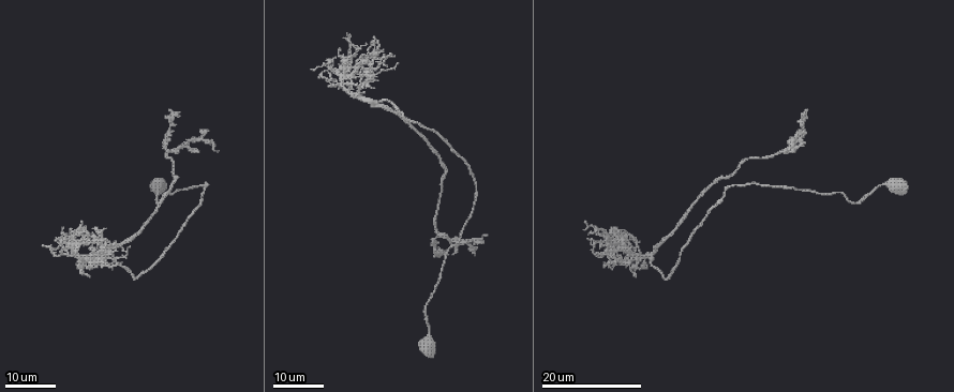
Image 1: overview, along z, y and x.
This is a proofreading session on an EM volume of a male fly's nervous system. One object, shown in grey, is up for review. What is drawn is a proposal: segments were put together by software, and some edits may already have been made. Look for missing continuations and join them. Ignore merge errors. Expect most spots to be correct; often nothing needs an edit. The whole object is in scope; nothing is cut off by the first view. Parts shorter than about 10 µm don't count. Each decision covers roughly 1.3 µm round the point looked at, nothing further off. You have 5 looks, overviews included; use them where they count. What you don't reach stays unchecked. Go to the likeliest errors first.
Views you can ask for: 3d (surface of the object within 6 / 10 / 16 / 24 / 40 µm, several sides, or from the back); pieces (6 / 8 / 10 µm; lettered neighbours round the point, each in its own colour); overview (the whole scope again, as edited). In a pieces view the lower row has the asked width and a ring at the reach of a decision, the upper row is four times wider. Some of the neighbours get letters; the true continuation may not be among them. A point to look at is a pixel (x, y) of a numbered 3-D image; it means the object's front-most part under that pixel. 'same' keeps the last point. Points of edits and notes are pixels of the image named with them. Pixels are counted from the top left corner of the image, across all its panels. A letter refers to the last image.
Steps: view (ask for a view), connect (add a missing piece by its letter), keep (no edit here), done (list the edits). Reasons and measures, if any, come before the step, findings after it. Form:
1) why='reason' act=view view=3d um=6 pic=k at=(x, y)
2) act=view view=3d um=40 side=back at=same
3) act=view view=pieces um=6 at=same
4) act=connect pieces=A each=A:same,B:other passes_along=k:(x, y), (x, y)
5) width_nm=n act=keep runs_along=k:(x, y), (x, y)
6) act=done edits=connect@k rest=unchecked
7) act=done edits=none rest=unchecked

why='long arm stops here' act=view view=3d um=24 pic=1 at=(485, 237)

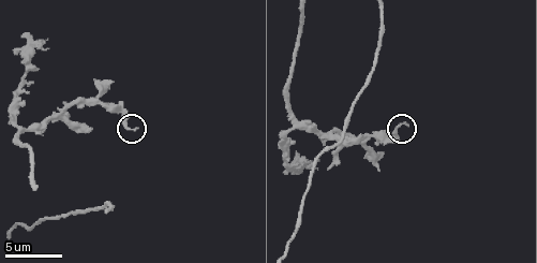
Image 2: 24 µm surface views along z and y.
act=view view=3d um=6 pic=2 at=(135, 127)

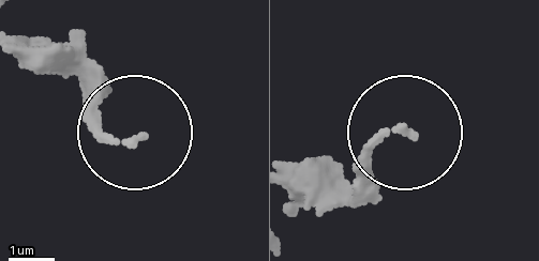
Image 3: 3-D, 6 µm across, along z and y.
why='see the neighbours' act=view view=pieces um=10 pic=3 at=(405, 130)

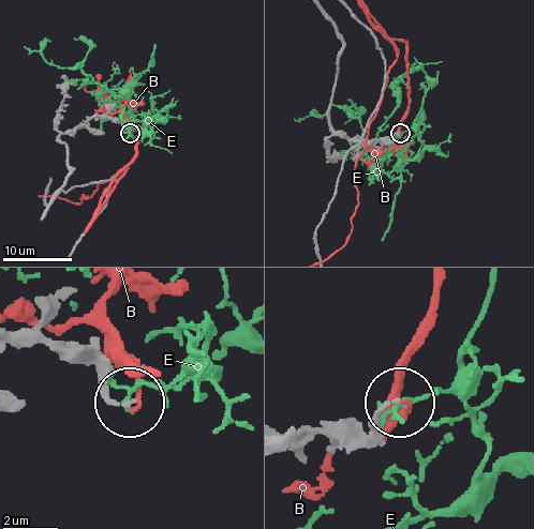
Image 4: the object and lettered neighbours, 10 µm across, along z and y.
width_nm=140 act=keep each=B:other,E:other runs_along=4:(331, 100), (329, 123), (351, 138), (392, 140), (398, 132) found='no lettered piece goes on from it'

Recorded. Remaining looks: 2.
act=view view=3d um=16 pic=1 at=(105, 265)

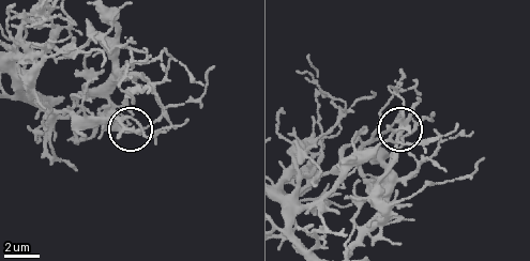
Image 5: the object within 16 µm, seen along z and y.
act=view view=pieces um=8 pic=5 at=(408, 131)

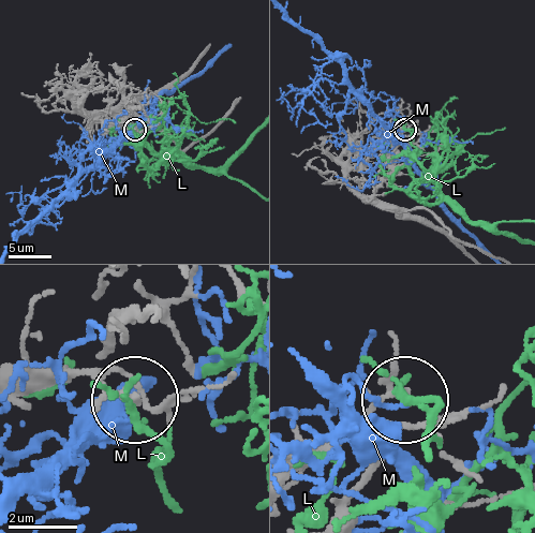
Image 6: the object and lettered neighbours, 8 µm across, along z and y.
act=keep each=L:other,M:other found='no lettered piece goes on from it'

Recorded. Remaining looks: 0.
act=done edits=none rest=unchecked

